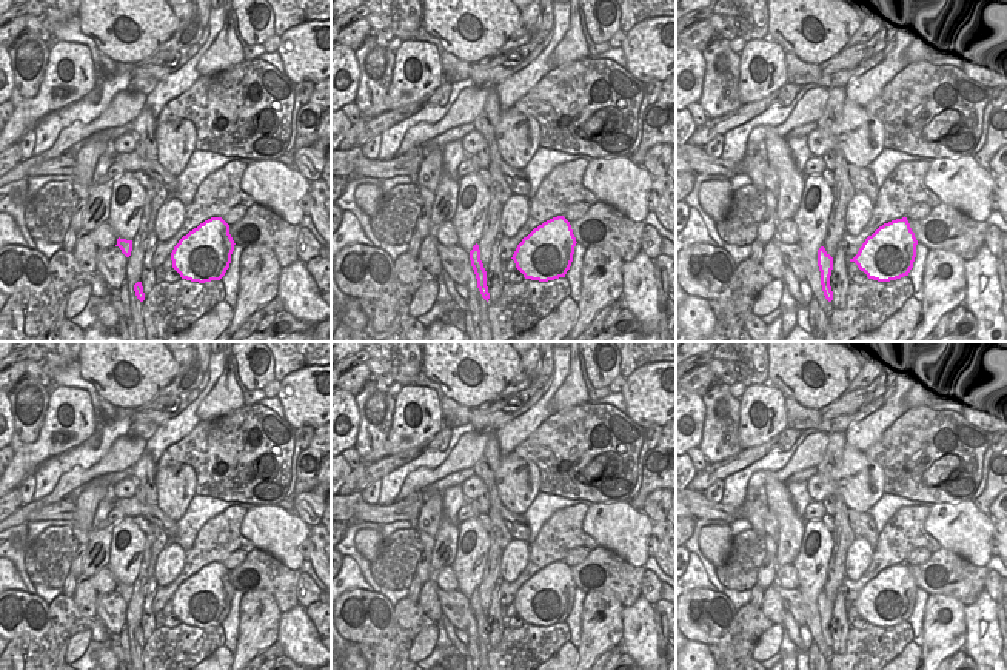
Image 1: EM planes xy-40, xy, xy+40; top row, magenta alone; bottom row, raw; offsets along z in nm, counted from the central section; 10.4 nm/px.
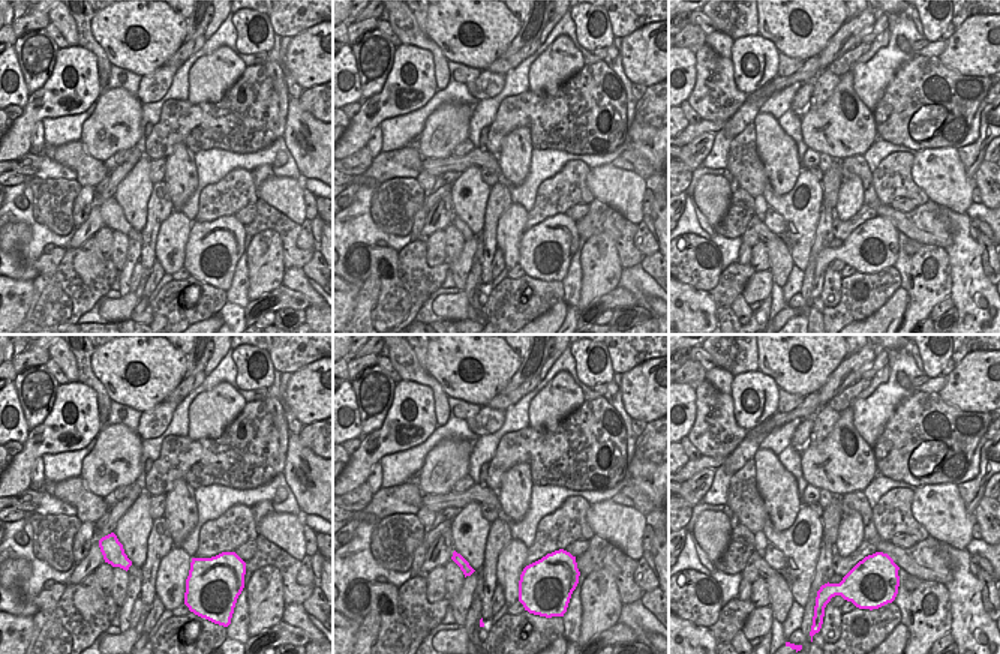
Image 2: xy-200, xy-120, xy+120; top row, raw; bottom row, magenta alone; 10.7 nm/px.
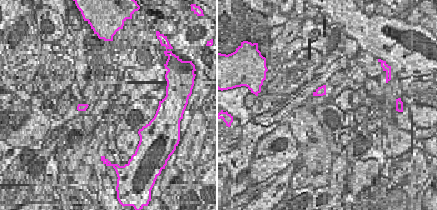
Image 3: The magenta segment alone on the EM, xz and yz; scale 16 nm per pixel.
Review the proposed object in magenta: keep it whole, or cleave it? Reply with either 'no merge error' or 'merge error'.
no merge error

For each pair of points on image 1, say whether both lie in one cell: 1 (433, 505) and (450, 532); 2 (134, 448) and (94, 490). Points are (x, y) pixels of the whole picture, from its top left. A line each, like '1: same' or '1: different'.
1: different
2: different

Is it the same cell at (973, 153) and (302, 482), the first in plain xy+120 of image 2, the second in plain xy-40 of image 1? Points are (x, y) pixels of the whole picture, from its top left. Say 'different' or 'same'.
same

